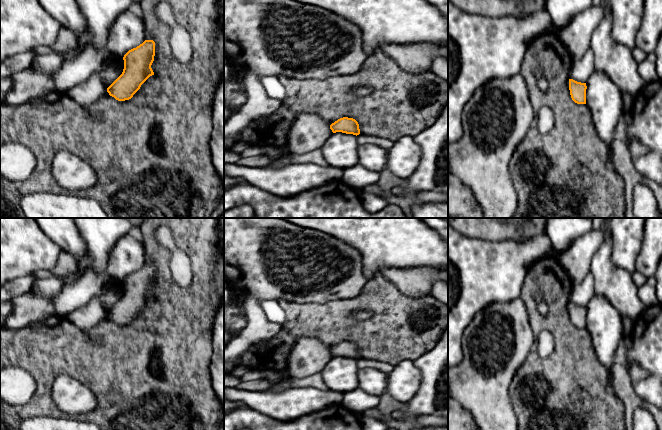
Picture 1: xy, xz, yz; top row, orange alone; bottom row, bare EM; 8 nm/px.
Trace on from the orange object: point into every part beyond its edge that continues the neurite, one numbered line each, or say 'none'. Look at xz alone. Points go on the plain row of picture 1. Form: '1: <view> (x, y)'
none

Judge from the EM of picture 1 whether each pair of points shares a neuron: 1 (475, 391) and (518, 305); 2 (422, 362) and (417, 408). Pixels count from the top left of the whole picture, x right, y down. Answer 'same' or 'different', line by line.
1: same
2: same

